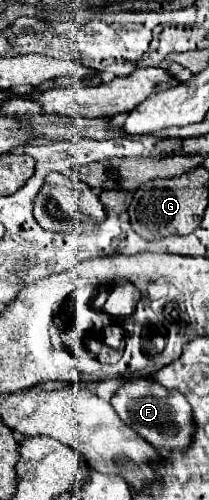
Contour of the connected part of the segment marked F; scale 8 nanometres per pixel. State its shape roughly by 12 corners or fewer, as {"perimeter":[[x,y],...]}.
{"perimeter":[[153,378],[125,380],[117,416],[157,450],[191,442],[189,402]]}

